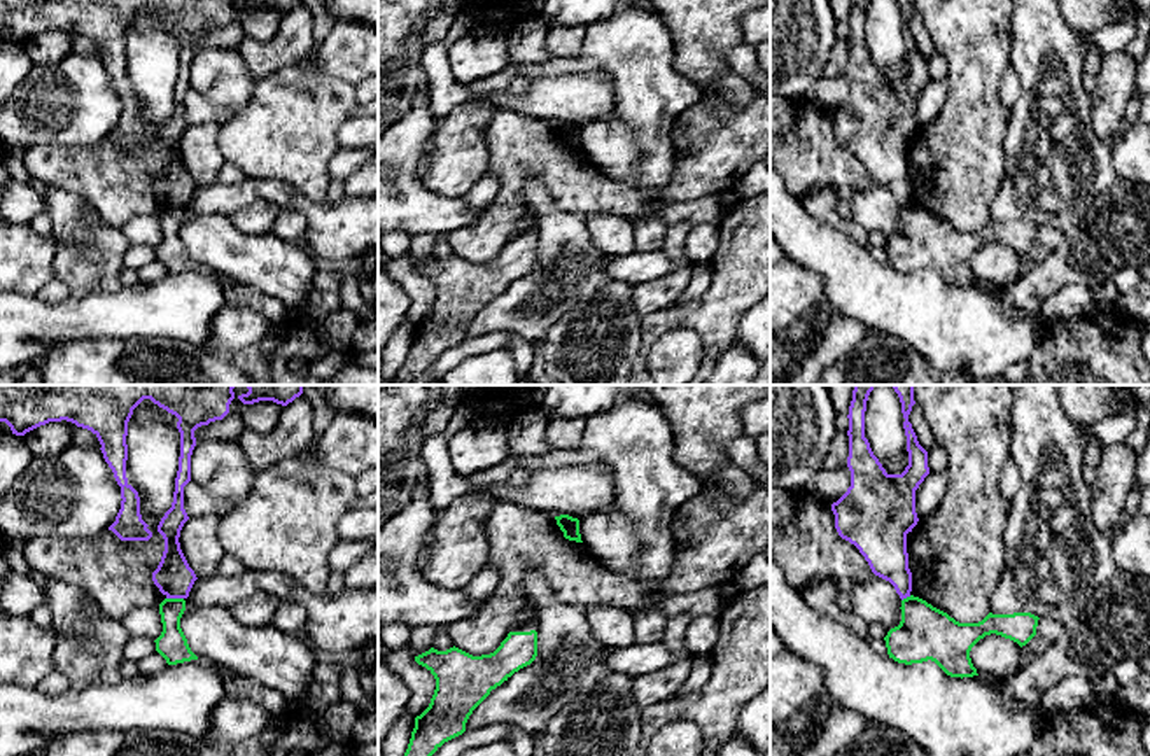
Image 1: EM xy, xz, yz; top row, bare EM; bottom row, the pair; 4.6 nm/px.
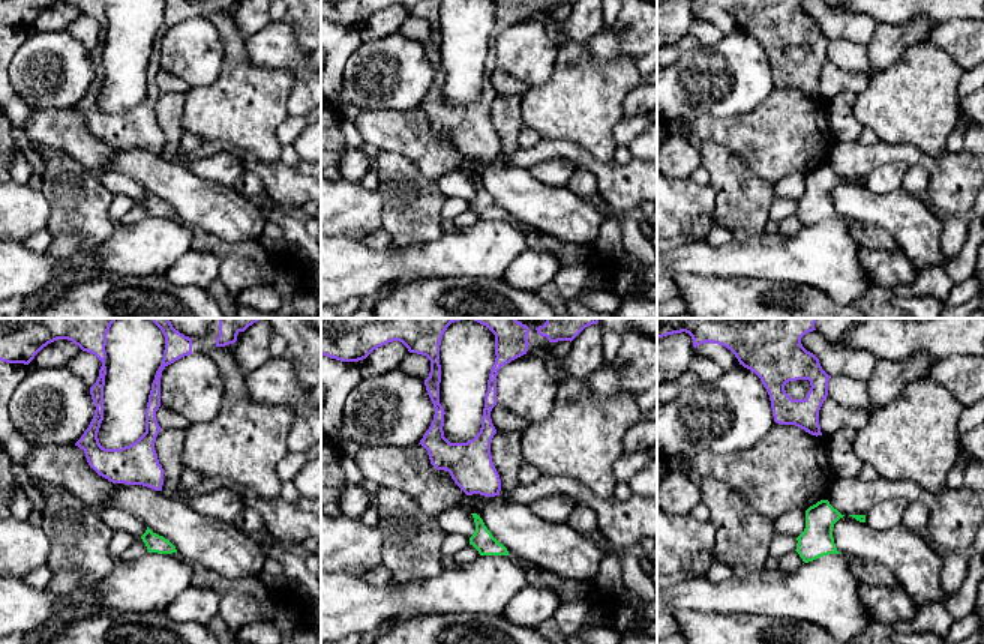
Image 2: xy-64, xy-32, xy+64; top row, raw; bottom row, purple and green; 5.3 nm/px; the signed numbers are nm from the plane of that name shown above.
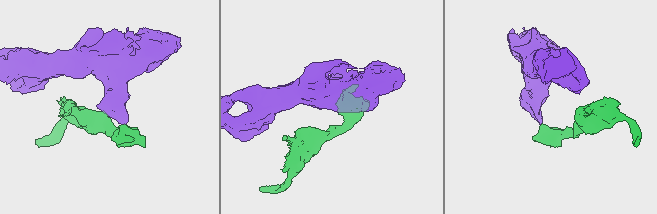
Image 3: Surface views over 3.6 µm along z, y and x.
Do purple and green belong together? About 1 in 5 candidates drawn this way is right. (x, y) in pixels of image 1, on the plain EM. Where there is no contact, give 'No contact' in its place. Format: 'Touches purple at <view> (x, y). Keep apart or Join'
Touches purple at xy (175, 205). Keep apart

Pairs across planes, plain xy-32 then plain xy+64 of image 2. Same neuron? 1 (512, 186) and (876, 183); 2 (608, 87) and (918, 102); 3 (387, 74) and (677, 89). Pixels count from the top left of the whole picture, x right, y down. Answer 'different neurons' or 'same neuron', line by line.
1: different neurons
2: same neuron
3: same neuron

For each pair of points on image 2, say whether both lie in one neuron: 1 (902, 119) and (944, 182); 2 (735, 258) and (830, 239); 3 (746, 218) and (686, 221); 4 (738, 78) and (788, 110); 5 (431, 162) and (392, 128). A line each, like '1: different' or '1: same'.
1: different
2: same
3: different
4: different
5: same

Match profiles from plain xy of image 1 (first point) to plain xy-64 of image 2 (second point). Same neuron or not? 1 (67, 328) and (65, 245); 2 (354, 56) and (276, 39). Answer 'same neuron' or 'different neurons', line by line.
1: different neurons
2: different neurons

